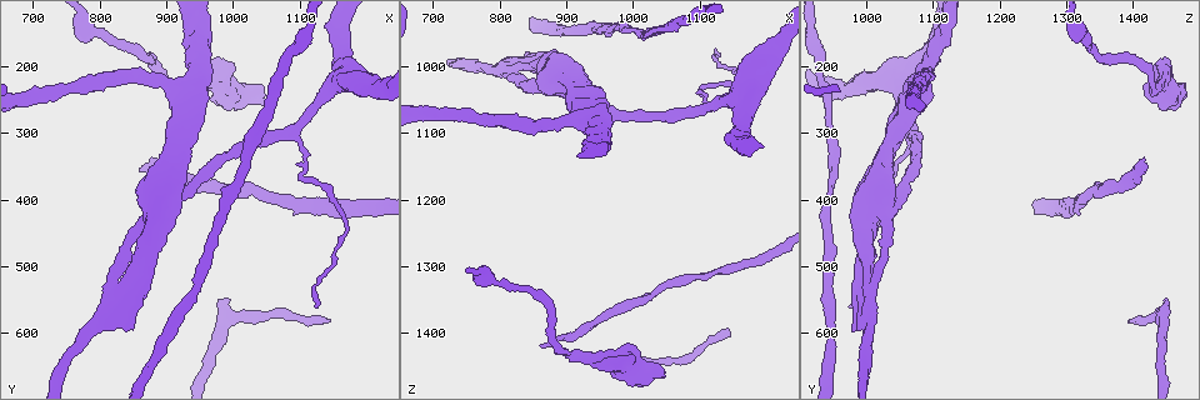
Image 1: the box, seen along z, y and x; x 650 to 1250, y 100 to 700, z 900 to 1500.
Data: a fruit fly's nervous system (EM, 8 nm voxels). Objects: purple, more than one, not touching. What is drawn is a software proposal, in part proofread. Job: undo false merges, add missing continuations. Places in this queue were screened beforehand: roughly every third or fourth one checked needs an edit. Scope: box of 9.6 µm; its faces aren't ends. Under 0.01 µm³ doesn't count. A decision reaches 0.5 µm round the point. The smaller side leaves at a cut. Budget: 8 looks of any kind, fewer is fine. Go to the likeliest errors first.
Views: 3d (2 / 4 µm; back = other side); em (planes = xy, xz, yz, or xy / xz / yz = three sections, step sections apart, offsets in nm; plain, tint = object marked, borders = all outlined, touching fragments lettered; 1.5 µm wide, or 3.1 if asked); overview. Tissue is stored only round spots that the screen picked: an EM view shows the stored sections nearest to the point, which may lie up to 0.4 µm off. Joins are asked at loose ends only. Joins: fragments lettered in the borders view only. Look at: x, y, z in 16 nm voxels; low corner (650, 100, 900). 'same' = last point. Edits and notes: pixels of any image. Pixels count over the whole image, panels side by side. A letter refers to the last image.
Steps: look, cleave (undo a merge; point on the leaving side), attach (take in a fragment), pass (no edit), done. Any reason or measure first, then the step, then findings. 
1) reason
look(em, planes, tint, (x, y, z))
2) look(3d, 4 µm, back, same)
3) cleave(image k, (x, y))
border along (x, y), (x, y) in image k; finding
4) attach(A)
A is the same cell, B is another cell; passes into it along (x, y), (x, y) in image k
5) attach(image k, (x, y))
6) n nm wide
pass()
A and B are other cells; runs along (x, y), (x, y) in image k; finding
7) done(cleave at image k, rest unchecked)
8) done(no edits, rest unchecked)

tapers out
look(em, yz, step 8, borders, (1145, 580, 1395))

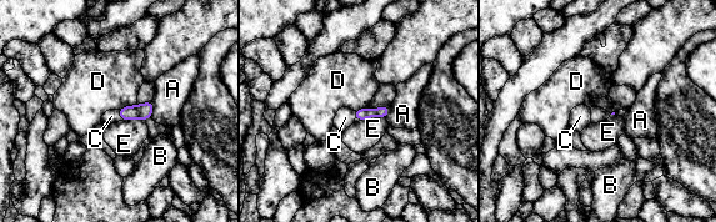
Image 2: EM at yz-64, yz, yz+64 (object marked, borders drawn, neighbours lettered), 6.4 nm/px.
cut it another way
look(em, planes, borders, same)

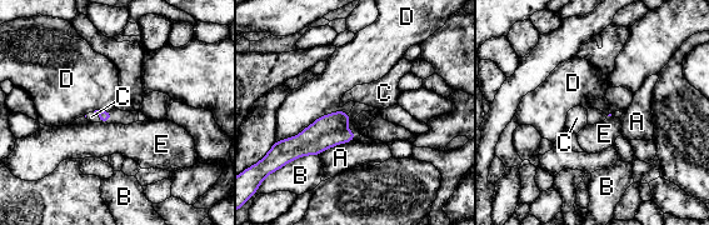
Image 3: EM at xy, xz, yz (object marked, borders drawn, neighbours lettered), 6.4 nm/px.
attach(C)
C is the same cell, A, B, D and E are other cells; passes into it along (104, 116), (98, 115), (91, 116) in image 3; the neuron continues

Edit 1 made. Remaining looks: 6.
look(overview)

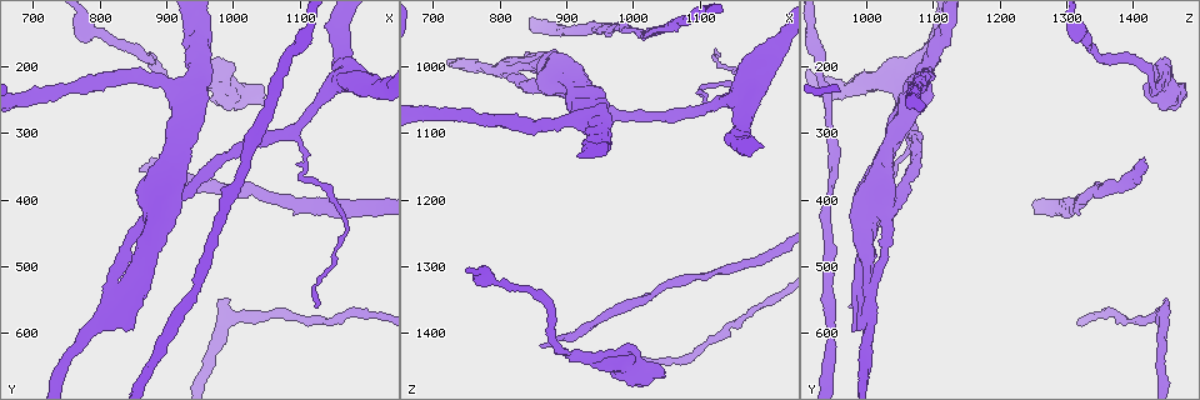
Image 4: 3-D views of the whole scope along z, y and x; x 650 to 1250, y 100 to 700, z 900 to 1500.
an open end
look(3d, 4 µm, (1045, 260, 1465))

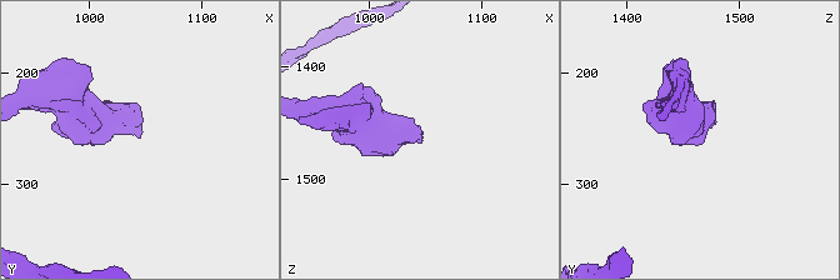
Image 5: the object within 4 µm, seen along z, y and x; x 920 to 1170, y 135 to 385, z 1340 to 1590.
look(em, yz, step 4, borders, (1042, 258, 1464))

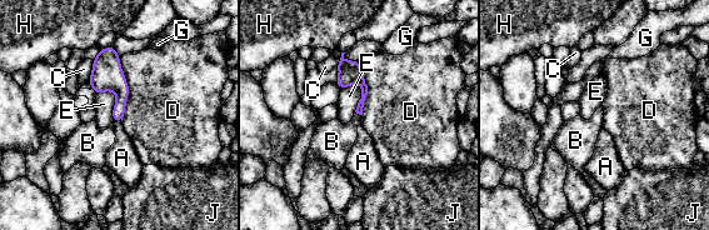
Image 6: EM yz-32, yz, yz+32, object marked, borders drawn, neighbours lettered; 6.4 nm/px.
another direction
look(em, planes, borders, same)

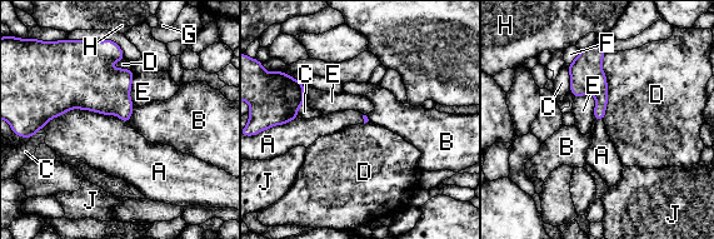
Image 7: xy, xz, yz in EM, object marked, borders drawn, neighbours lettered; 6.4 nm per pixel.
A touches over 500 nm
pass()
A, B, C, D, E, F, G, H and J are other cells; no lettered fragment goes on from it

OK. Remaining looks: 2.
abrupt turn
look(em, yz, step 8, tint, (915, 235, 1430))

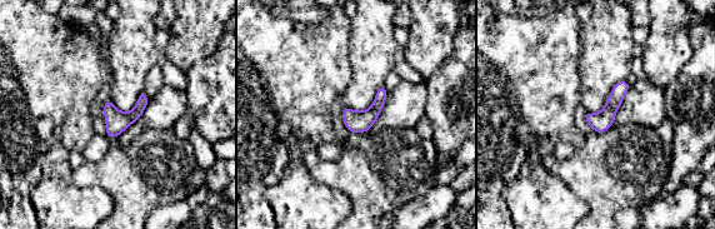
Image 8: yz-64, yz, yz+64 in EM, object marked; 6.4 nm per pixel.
look(em, planes, borders, same)

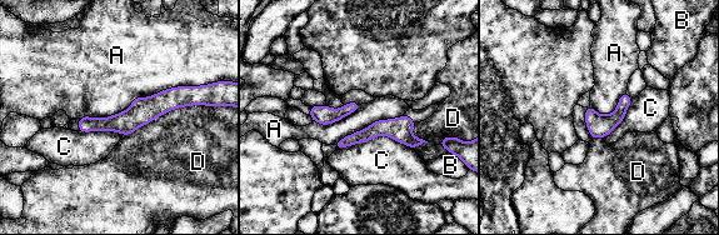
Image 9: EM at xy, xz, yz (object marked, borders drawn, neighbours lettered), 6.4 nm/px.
pass()
A, B, C and D are other cells; continuous, no second neuron

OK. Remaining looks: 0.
done(attach at image 3, rest unchecked)

